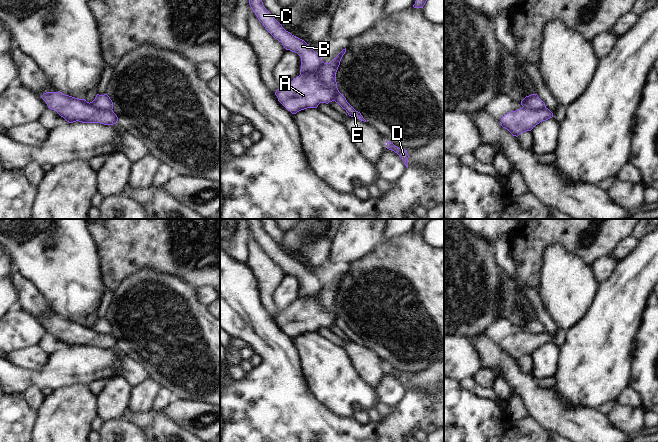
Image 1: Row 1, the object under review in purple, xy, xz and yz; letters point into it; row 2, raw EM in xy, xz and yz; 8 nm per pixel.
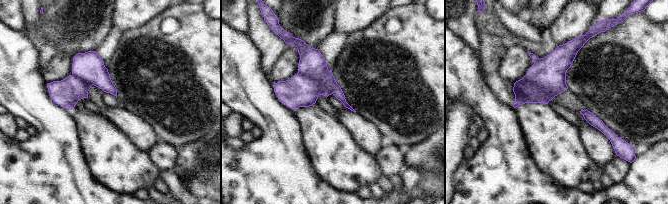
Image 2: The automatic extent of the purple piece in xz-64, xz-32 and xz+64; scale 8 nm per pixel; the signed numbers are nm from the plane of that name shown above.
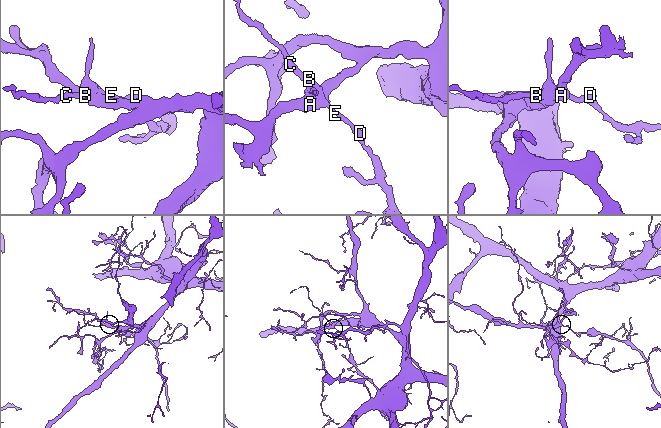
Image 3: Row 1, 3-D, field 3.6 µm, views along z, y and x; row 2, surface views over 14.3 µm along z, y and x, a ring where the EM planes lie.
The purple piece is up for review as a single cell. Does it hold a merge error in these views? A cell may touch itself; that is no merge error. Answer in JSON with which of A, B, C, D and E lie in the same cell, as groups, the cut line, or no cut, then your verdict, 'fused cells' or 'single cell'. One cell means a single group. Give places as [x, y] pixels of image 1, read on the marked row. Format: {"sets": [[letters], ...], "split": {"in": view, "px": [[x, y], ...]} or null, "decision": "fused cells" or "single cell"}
{"sets": [["A"], ["B", "C", "D", "E"]], "split": {"in": "xz", "px": [[324, 63], [317, 74], [300, 74]]}, "decision": "fused cells"}

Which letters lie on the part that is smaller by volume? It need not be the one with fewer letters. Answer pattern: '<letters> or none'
B, C, D, E

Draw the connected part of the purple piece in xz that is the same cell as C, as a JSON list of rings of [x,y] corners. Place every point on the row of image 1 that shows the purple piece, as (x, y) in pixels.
[[[249,0],[249,5],[265,29],[286,50],[297,53],[301,58],[301,75],[318,75],[324,62],[321,57],[302,39],[286,31],[274,16],[264,7],[262,0]]]

